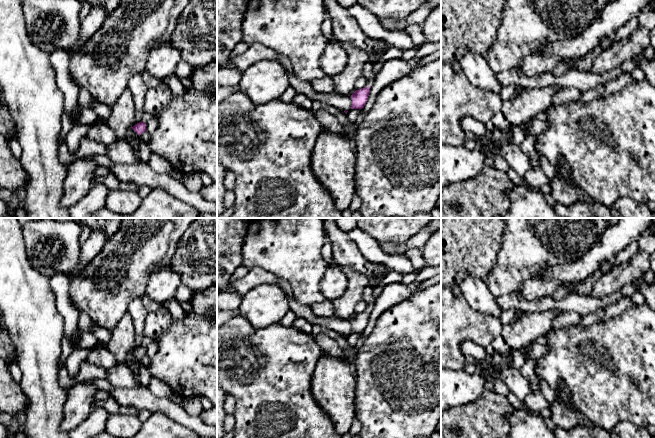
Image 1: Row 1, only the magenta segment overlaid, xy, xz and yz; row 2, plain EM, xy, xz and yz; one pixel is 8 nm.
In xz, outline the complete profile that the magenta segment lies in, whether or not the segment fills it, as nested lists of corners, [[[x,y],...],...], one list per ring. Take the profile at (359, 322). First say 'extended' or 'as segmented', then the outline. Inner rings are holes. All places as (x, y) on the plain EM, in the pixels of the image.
as segmented; [[[365,311],[359,314],[356,314],[352,319],[352,329],[351,333],[362,333],[368,324],[370,318],[370,311]]]

